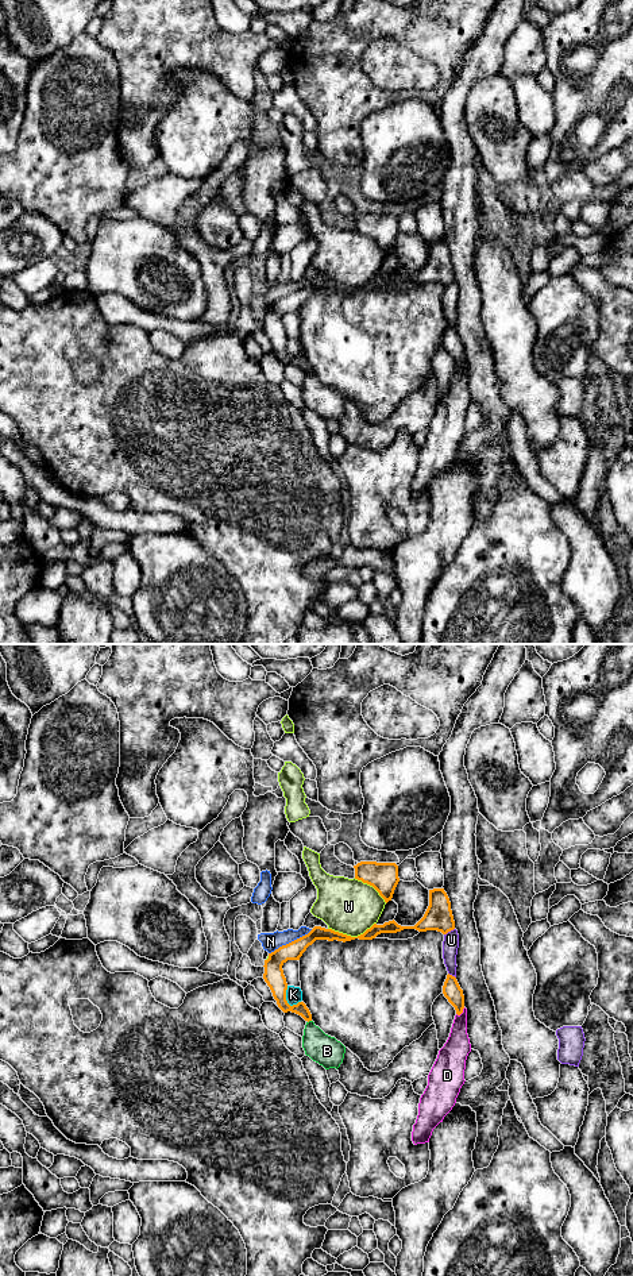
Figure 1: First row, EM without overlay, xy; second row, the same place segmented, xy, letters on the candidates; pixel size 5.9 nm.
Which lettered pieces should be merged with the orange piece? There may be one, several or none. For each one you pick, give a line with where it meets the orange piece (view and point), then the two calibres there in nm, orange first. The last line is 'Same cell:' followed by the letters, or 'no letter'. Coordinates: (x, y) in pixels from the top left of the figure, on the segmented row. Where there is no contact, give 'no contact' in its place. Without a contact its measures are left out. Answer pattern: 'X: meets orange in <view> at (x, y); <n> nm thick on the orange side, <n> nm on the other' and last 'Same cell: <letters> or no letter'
Same cell: no letter

